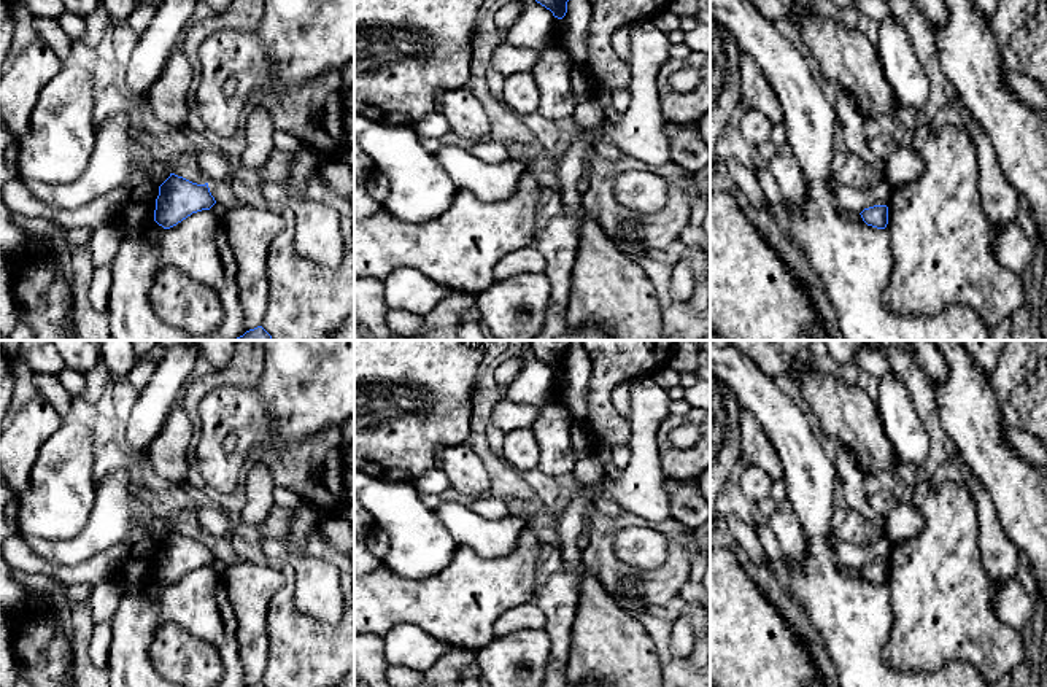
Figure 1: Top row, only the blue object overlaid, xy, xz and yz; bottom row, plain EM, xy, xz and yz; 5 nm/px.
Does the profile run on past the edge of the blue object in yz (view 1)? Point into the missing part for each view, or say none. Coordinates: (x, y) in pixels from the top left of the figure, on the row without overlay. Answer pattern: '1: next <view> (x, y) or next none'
1: next none

